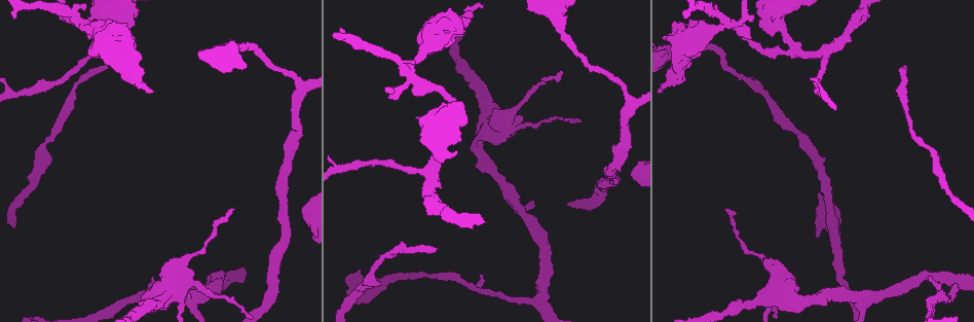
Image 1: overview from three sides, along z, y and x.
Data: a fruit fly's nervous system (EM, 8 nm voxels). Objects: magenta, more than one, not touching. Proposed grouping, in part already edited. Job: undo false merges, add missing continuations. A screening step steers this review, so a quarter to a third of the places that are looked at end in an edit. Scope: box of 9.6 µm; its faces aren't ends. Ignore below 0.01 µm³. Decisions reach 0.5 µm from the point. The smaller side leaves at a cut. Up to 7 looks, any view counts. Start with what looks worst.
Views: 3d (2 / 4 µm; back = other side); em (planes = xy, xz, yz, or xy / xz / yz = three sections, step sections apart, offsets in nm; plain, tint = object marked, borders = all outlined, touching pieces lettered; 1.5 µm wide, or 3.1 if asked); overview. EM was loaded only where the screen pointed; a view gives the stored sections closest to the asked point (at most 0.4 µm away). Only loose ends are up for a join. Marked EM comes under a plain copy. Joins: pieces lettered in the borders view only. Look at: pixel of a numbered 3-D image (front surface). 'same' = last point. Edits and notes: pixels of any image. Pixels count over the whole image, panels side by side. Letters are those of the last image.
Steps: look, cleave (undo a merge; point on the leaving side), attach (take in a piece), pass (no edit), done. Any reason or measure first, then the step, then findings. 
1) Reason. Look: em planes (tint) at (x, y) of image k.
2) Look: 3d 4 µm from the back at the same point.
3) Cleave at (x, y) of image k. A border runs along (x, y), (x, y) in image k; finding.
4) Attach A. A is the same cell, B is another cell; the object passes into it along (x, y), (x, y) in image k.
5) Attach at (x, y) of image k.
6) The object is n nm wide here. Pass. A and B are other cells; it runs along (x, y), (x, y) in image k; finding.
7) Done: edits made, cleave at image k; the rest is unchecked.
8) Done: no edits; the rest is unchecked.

Free end. Look: em planes (borders) at (109, 67) of image 1.

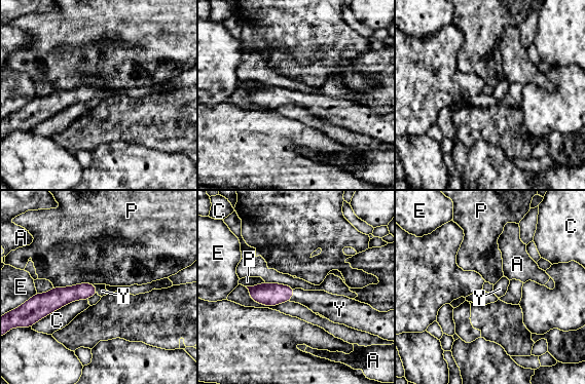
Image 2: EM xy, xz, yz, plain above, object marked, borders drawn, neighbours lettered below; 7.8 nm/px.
Attach Y. Y is the same cell, A, C, E and P are other cells; the object passes into it along (270, 295), (292, 294), (321, 302) in image 2; it goes on there.

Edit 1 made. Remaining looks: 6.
Four-way junction. Look: 3d 4 µm at (411, 74) of image 1.

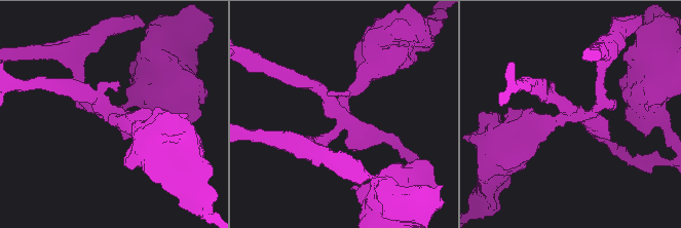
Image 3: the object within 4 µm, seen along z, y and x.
Need the tissue. Look: em xy step 8 (borders) at (343, 114) of image 3.

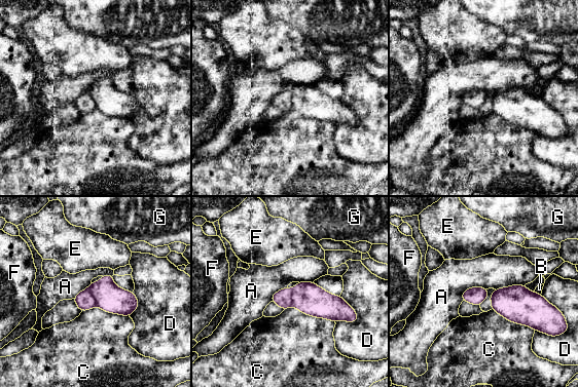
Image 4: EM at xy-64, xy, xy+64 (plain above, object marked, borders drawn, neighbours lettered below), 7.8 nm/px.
The longest contact is with C, 420 nm. Cleave at (84, 300) of image 4. A, B, C, D, E, F and G are other cells; two cells meet here.

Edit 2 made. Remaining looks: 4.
Look: overview.

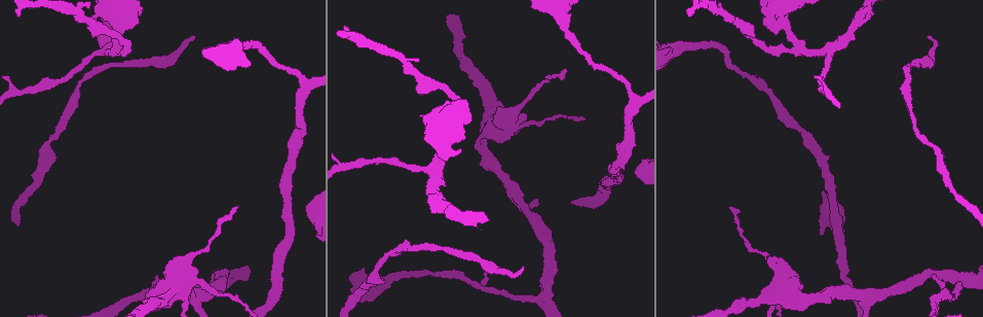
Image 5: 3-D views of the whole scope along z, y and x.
Tapers out. Look: em yz step 8 (tint) at (237, 206) of image 5.

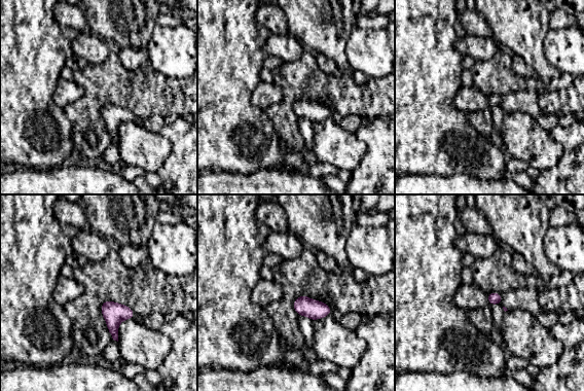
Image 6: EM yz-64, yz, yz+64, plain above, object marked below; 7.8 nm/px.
Look: em yz step 8 (borders) at the same point.

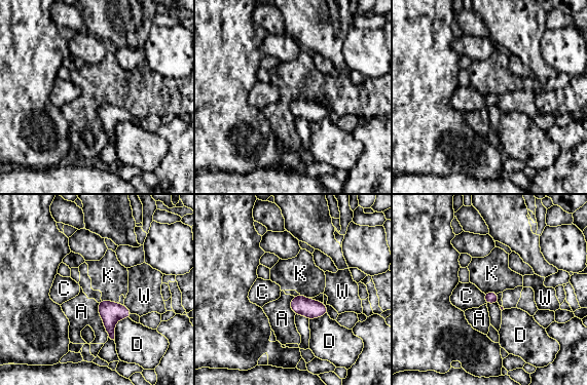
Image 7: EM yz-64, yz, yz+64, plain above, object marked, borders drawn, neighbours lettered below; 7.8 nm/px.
The object is 90 nm wide here. Pass. A, C, D, K and W are other cells; a border runs along (102, 300), (118, 303) in image 7; none of them fits.

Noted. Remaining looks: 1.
Done: edits made, attach at image 2, cleave at image 4; the rest is unchecked.

